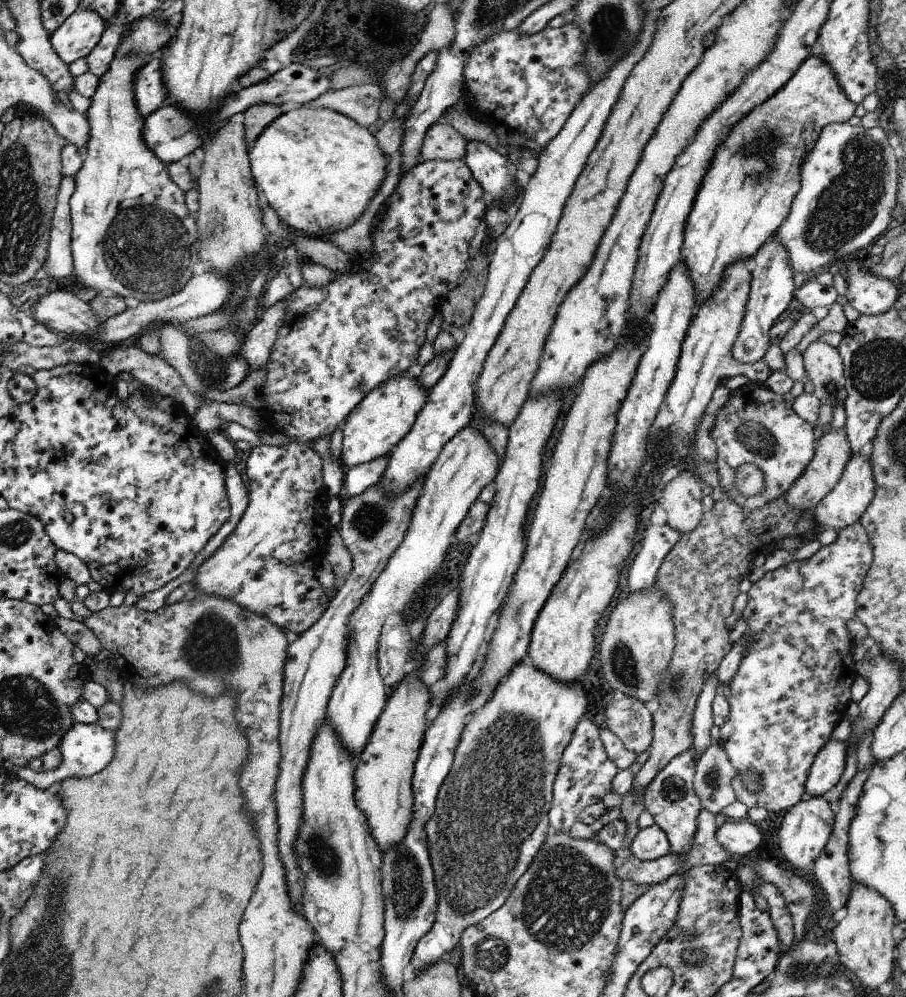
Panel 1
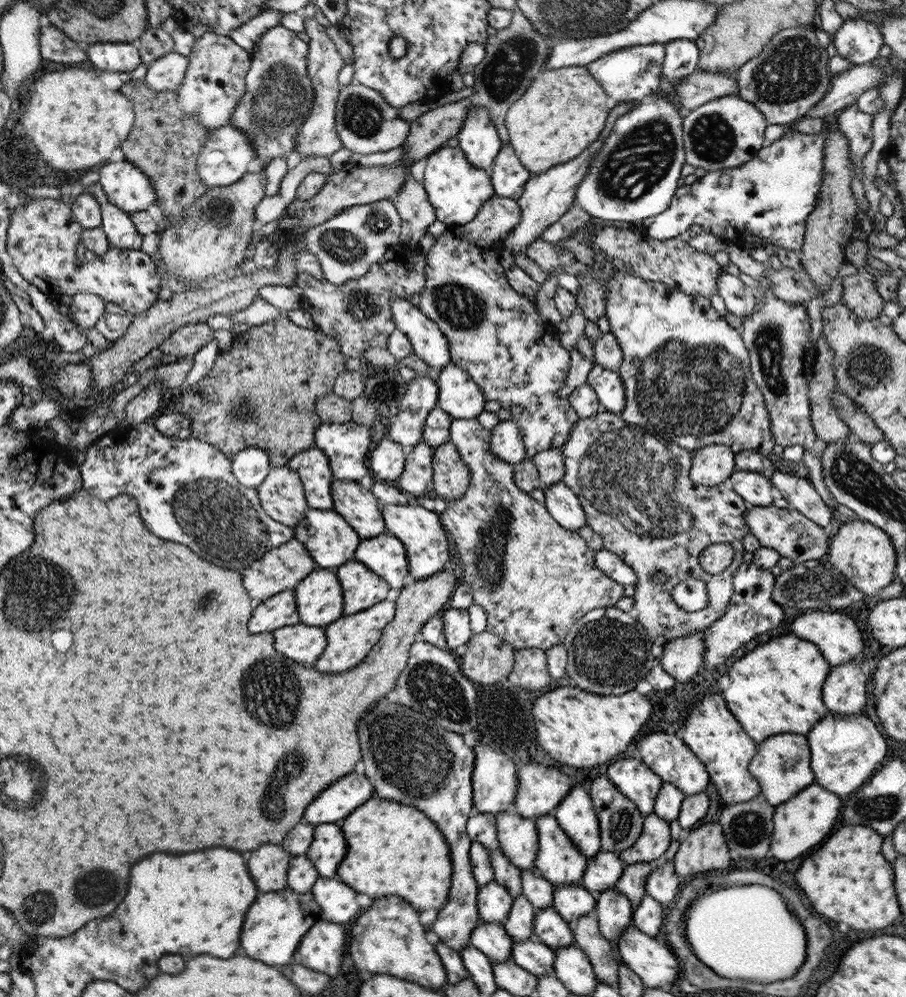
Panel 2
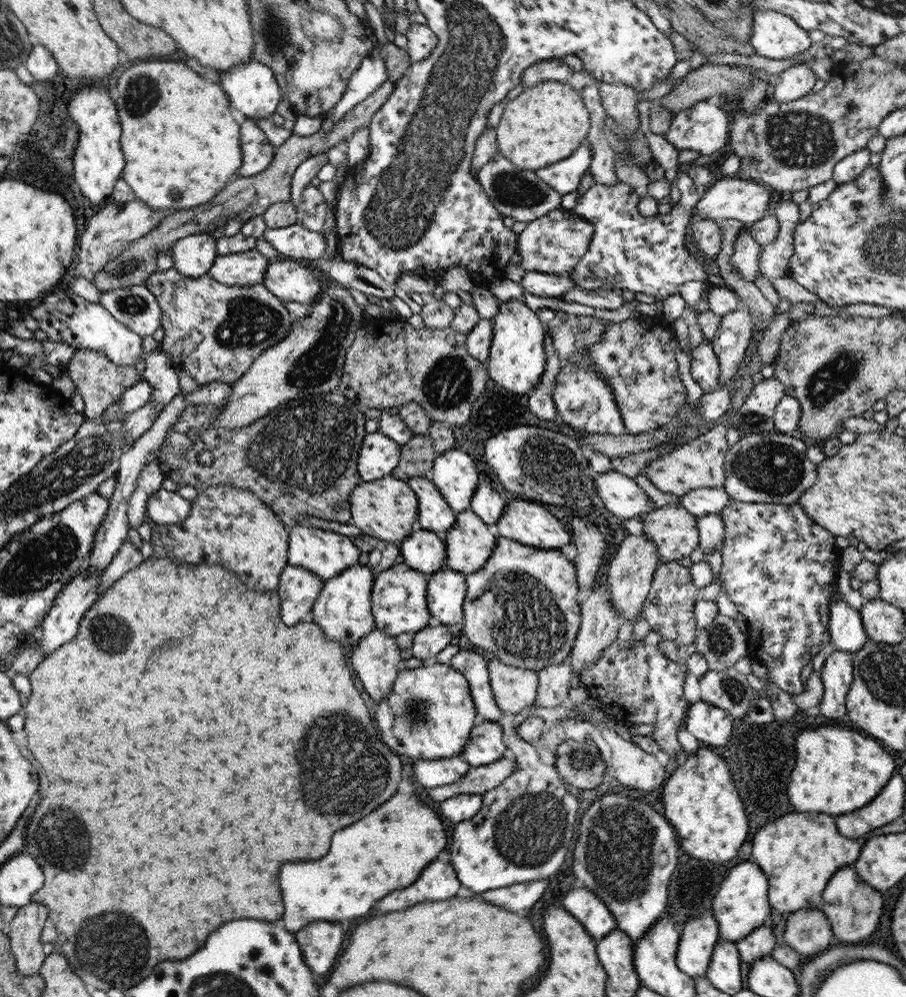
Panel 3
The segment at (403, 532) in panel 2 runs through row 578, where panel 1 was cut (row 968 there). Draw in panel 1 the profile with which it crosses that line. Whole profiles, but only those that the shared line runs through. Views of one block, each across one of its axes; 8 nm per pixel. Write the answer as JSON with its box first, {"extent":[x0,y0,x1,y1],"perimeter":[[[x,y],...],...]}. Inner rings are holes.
{"extent":[410,659,586,973],"perimeter":[[[523,659],[517,664],[514,664],[509,669],[509,672],[506,672],[505,676],[502,676],[498,680],[491,696],[486,701],[476,704],[476,707],[469,714],[469,718],[461,731],[460,739],[455,747],[451,768],[439,787],[433,814],[425,823],[429,858],[436,888],[436,913],[432,927],[417,941],[412,952],[413,958],[411,958],[410,964],[414,968],[414,973],[424,969],[433,961],[445,958],[453,946],[457,944],[460,939],[460,934],[466,926],[483,920],[483,918],[491,914],[494,910],[497,910],[507,900],[507,896],[509,896],[517,879],[525,872],[525,869],[529,866],[535,854],[537,854],[537,849],[541,848],[543,841],[546,839],[548,810],[552,799],[552,782],[558,771],[563,749],[569,744],[569,739],[571,738],[575,725],[586,716],[586,693],[579,681],[564,683],[555,680],[546,672],[531,665],[527,659]]]}

